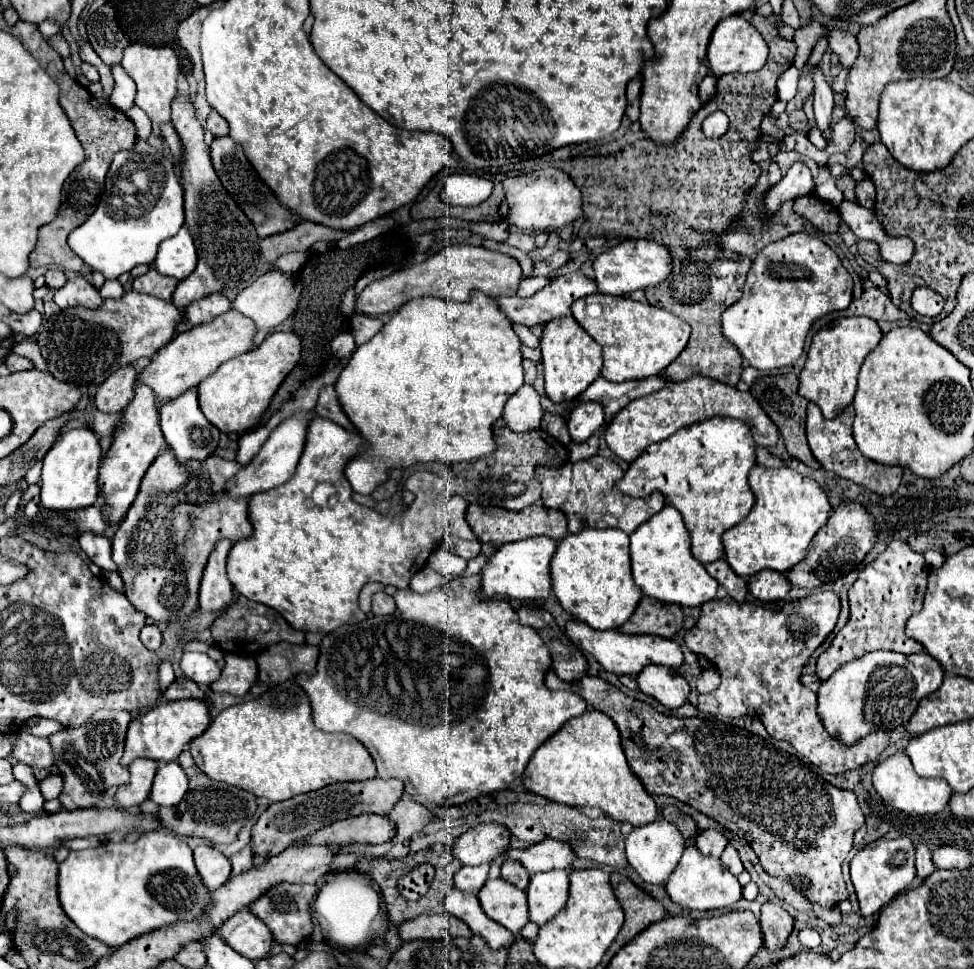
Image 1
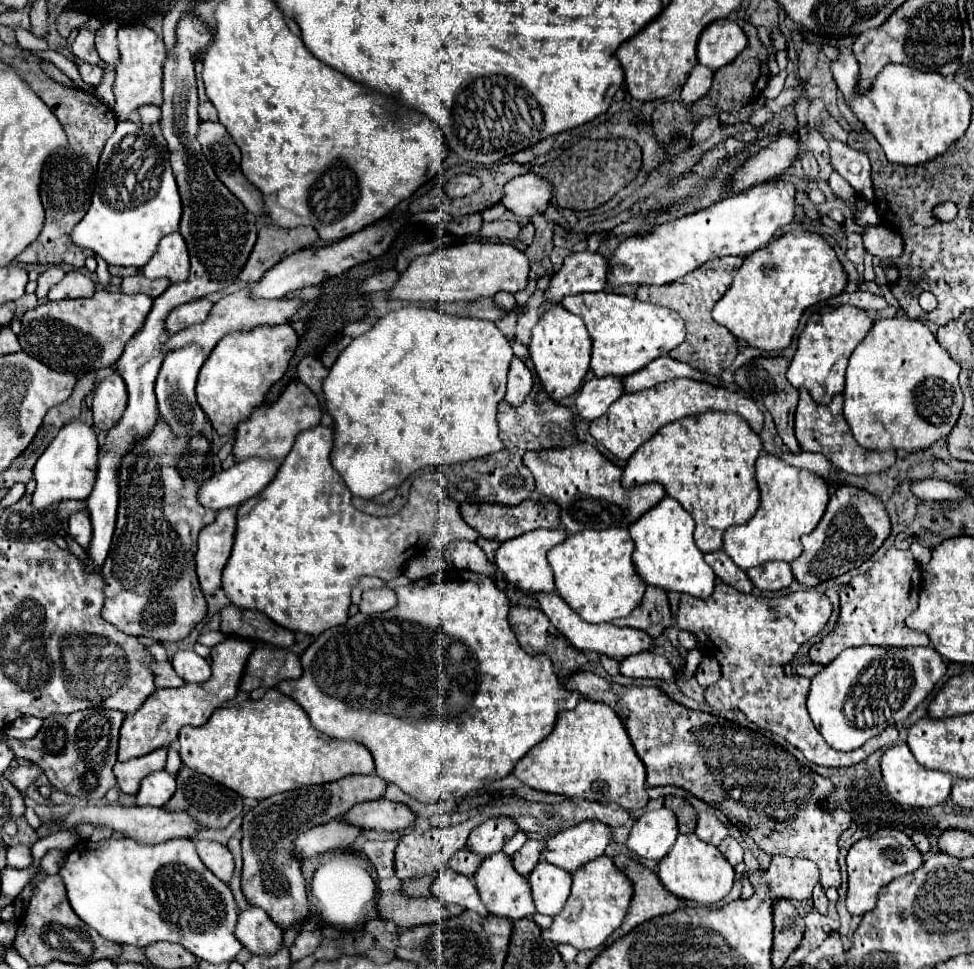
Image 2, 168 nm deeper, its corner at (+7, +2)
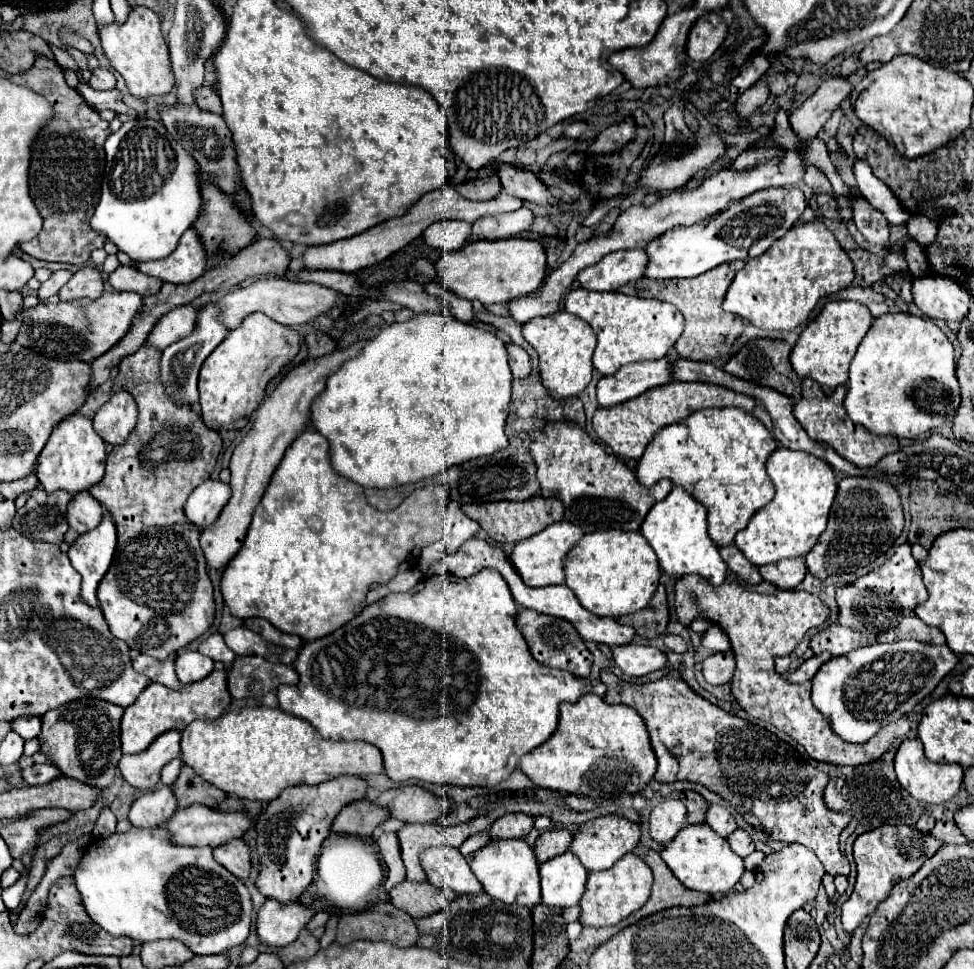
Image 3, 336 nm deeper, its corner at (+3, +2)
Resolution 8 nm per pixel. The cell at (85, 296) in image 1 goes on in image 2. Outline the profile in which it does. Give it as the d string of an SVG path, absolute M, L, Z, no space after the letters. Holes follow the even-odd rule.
M79 270L69 272L59 284L55 284L47 298L49 300L67 300L67 298L89 298L95 292L95 284L89 276L85 276Z

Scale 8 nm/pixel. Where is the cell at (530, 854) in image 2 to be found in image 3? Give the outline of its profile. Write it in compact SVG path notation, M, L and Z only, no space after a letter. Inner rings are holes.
M551 828L545 830L537 842L535 842L535 854L539 862L551 860L555 856L561 856L563 852L569 850L569 844L573 842L573 832L565 830L565 828Z

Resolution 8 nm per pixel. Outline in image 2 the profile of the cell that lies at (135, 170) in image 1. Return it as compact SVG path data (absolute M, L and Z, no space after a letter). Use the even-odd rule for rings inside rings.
M131 120L119 122L117 130L105 144L105 150L99 160L97 178L95 178L95 194L91 200L91 206L83 220L73 228L71 240L75 246L83 250L91 250L97 256L101 256L109 266L135 266L143 268L147 260L157 250L157 242L179 228L181 218L181 198L177 192L175 178L171 174L169 166L169 152L161 146L157 146L153 140L145 138L145 132L141 126L133 124Z

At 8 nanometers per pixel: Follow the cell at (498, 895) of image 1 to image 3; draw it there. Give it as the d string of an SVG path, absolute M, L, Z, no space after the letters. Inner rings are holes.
M525 840L489 842L471 856L469 866L473 874L477 874L477 880L481 882L483 890L489 896L505 904L521 904L521 906L537 906L541 902L539 862L535 858L533 846L529 846Z

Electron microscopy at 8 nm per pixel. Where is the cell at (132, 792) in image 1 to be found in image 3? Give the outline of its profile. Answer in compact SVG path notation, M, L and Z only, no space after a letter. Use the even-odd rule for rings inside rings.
M169 730L155 738L153 746L139 754L123 756L119 760L119 770L123 778L139 790L151 790L159 784L159 774L165 764L179 756L181 732Z

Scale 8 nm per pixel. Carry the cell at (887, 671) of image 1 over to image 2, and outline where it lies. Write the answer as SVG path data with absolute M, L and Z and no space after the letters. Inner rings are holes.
M861 646L843 650L831 664L811 678L807 710L825 742L835 750L851 752L887 726L905 720L935 688L947 672L945 660L931 648L881 648ZM853 696L853 724L845 718L843 706Z

